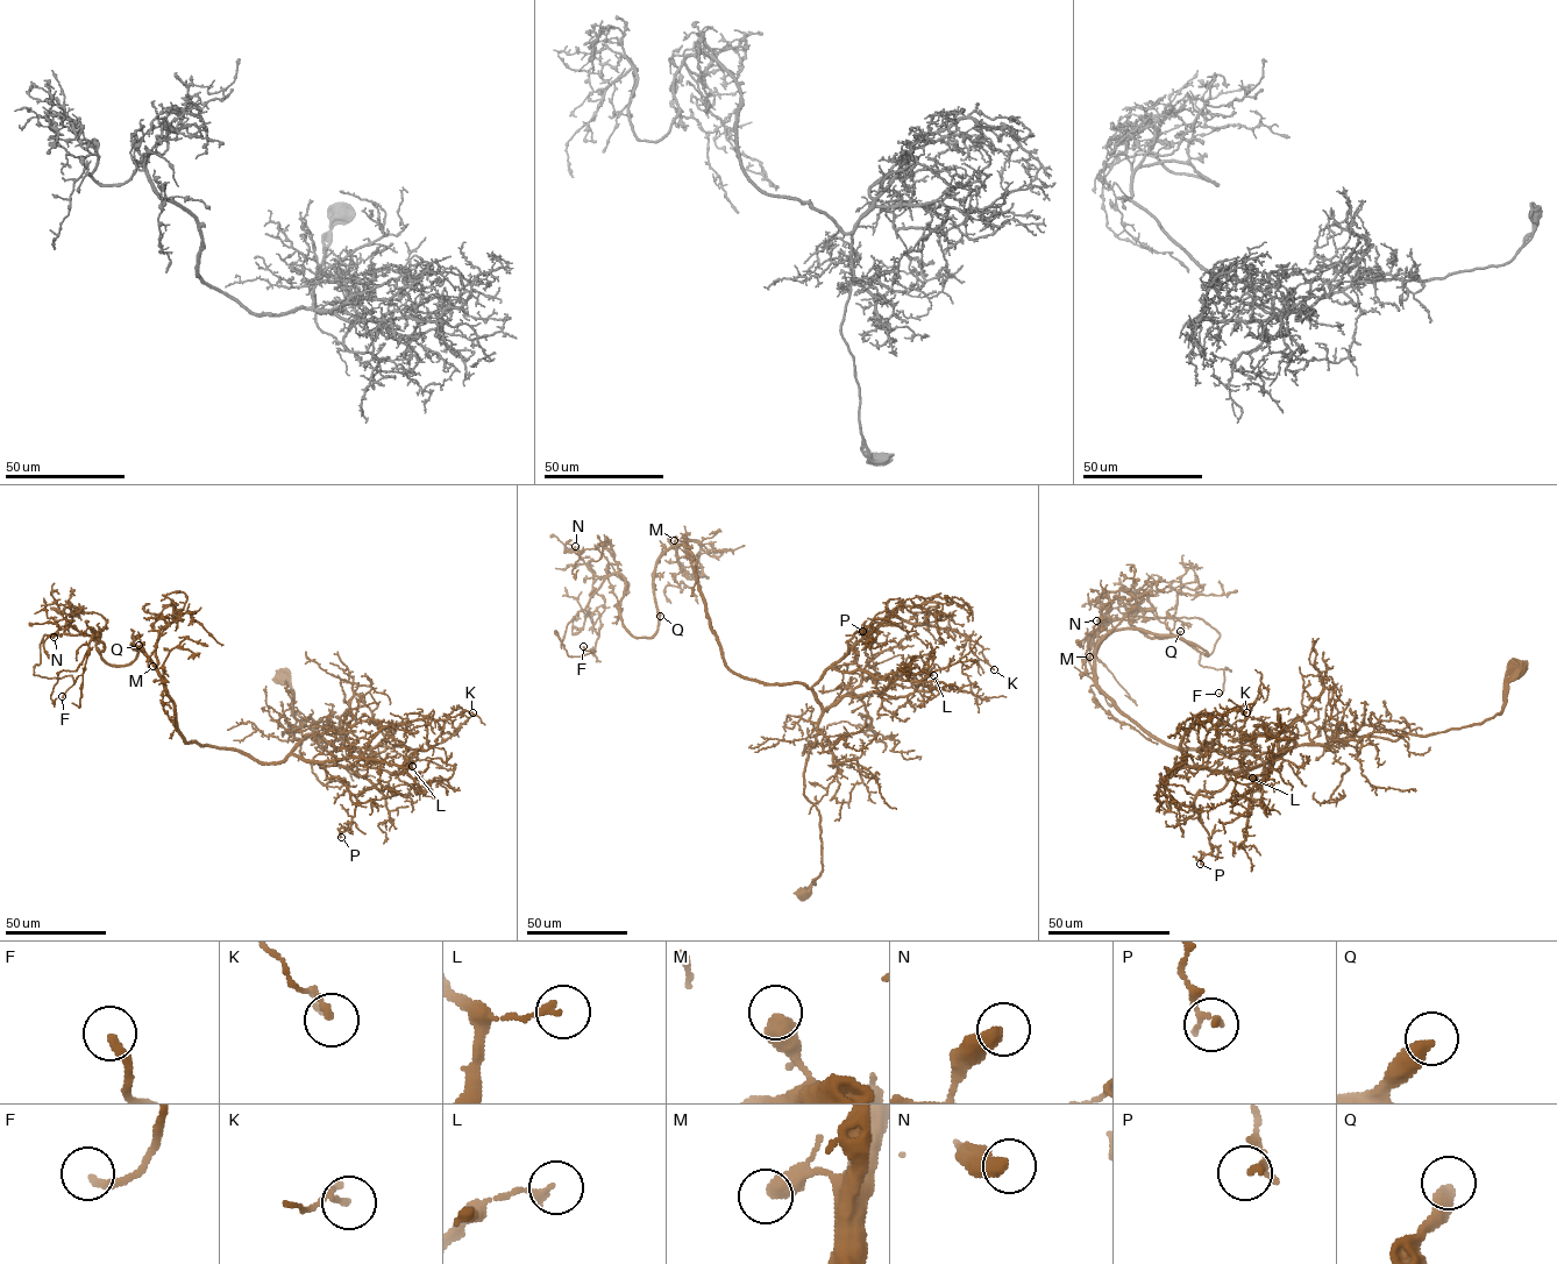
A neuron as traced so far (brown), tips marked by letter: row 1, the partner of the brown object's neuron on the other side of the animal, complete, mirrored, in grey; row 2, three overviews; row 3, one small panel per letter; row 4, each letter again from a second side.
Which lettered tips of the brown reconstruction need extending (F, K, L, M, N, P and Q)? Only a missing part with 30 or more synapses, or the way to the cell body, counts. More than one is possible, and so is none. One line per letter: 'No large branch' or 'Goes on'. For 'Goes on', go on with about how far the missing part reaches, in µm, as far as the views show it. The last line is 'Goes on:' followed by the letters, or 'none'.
F: Goes on. Missing length about 180 µm
K: No large branch
L: No large branch
M: No large branch
N: No large branch
P: No large branch
Q: Goes on. Missing length about 80 µm
Goes on: F, Q

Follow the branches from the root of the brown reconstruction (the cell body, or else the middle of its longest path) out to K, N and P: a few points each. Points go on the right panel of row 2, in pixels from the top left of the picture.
K: (1519, 667), (1504, 709), (1480, 723), (1303, 744), (1234, 772), (1186, 762), (1181, 740), (1198, 719), (1246, 712)
N: (1519, 667), (1480, 723), (1263, 773), (1096, 683), (1116, 630), (1203, 648), (1096, 620)
P: (1519, 667), (1504, 709), (1480, 723), (1291, 746), (1200, 790), (1194, 807), (1211, 852), (1200, 864)

